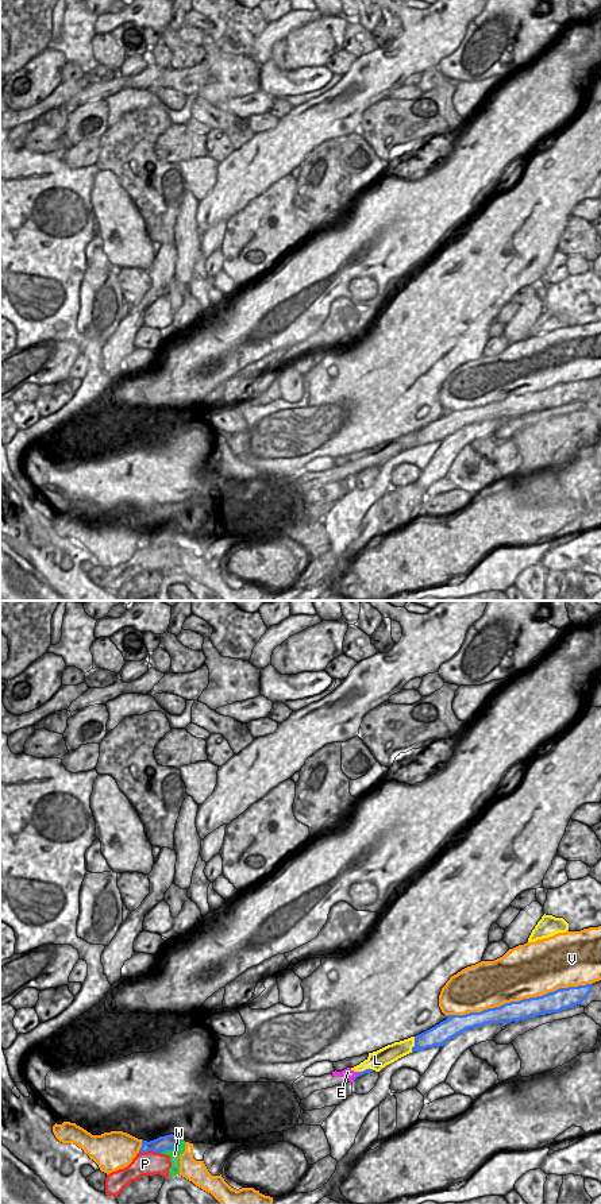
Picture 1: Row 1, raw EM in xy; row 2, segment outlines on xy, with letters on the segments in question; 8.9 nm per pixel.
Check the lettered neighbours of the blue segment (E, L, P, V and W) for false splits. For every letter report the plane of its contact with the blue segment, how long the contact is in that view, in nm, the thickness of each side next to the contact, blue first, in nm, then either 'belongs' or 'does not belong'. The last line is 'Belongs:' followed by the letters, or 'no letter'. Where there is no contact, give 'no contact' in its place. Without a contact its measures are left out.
E: contact in xy; length 120 nm; calibres 50 and 80 nm; does not belong
L: contact in xy; length 150 nm; calibres 180 and 160 nm; does not belong
P: contact in xy; length 190 nm; calibres 140 and 220 nm; does not belong
V: contact in xy; length 1350 nm; calibres 170 and 440 nm; does not belong
W: contact in xy; length 220 nm; calibres 140 and 100 nm; does not belong
Belongs: no letter

